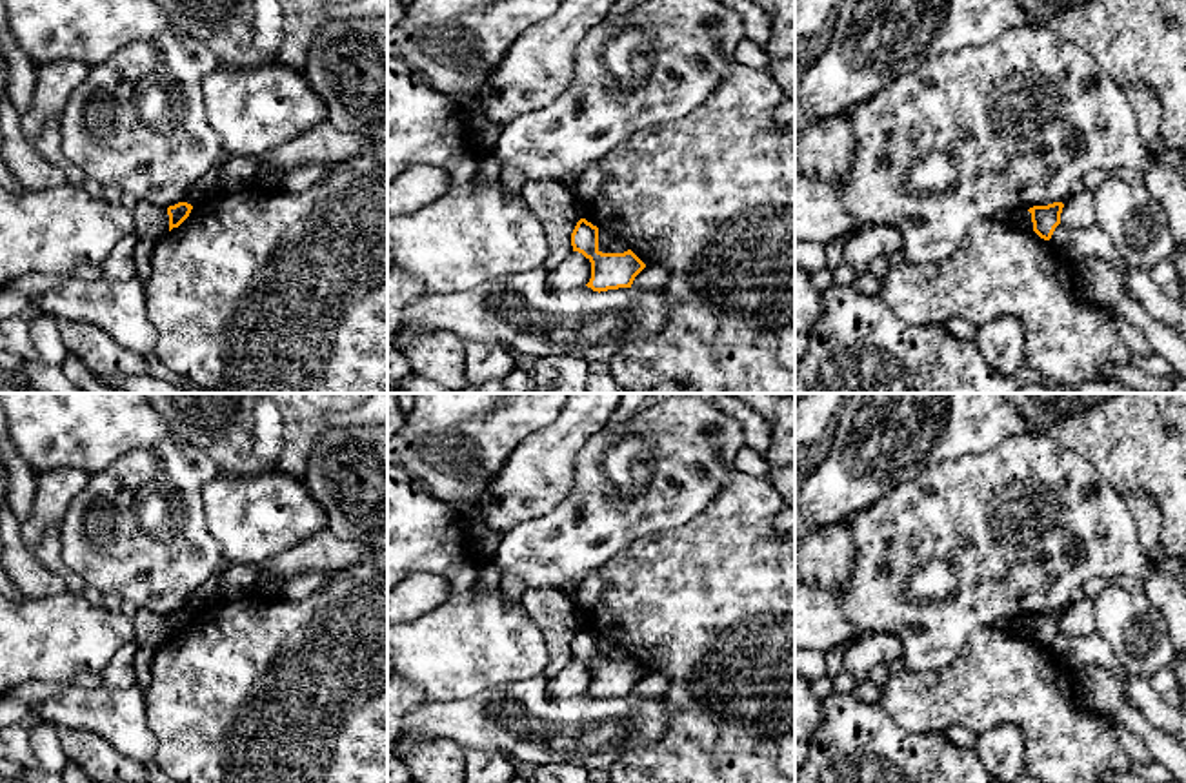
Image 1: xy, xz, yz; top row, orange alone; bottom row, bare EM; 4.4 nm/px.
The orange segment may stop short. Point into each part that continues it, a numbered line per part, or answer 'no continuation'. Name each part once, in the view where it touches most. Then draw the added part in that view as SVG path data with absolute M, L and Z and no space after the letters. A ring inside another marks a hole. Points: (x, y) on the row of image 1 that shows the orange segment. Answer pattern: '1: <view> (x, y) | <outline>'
no continuation

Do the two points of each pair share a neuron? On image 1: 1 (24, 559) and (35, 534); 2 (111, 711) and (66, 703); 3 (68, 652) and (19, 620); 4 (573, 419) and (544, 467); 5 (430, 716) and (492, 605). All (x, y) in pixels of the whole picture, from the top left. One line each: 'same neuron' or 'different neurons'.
1: different neurons
2: same neuron
3: same neuron
4: same neuron
5: different neurons

